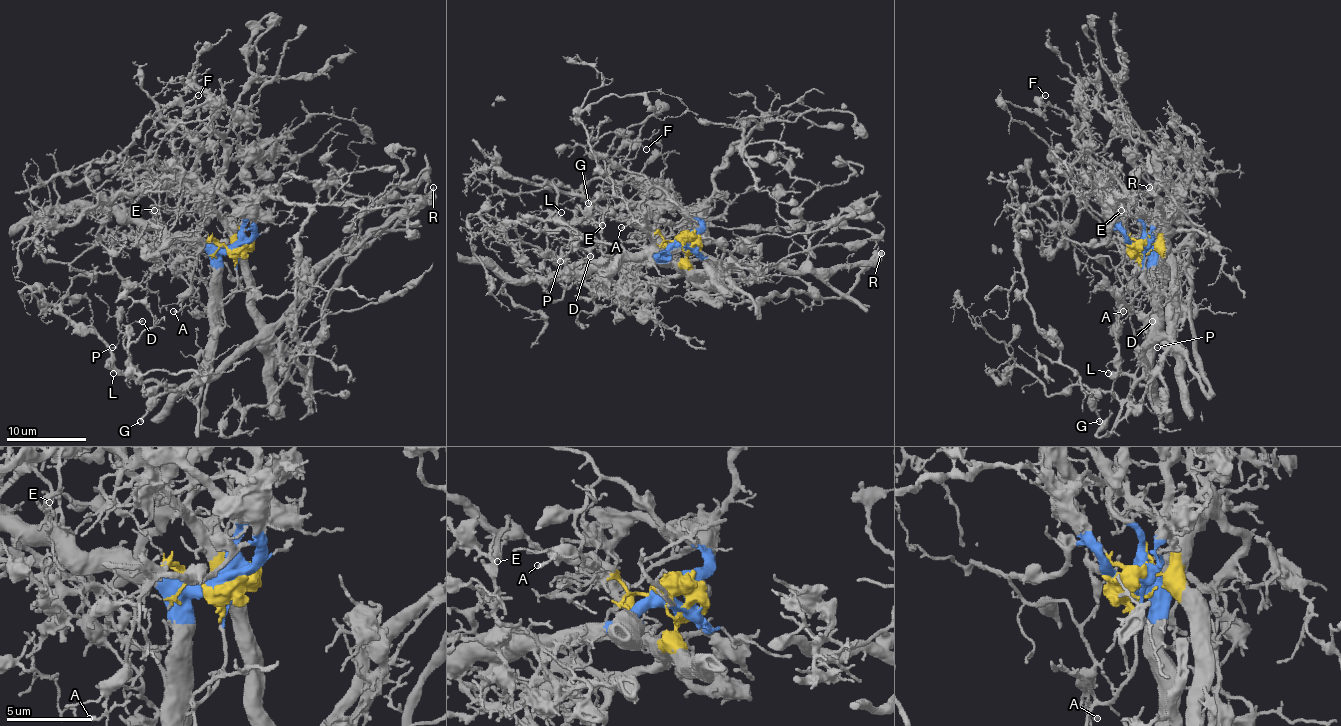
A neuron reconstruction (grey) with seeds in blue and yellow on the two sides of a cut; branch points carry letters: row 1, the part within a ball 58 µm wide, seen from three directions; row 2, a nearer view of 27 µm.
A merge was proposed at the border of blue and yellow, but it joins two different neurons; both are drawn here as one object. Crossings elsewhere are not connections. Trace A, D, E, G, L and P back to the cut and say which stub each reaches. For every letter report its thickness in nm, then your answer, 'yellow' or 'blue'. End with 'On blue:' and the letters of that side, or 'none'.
A: 170 nm | blue
D: 150 nm | blue
E: 440 nm | yellow
G: 240 nm | blue
L: 100 nm | blue
P: 120 nm | blue
On blue: A, D, G, L, P

